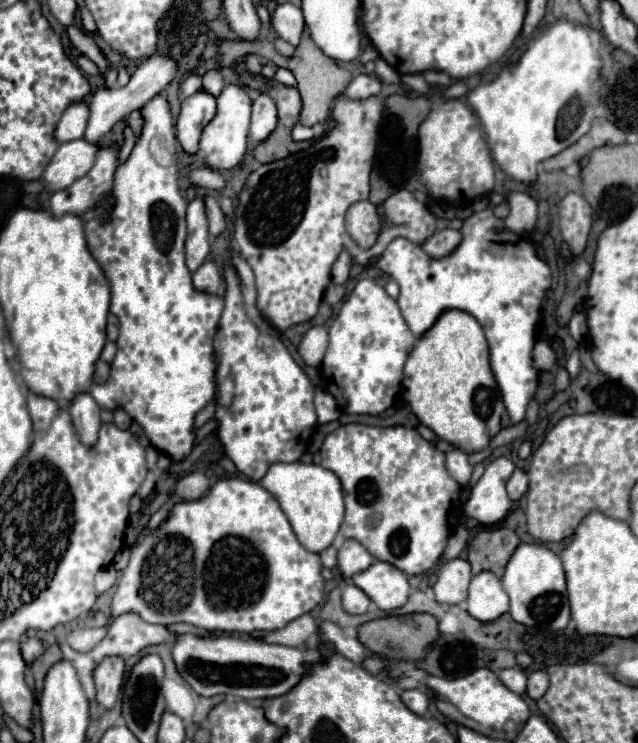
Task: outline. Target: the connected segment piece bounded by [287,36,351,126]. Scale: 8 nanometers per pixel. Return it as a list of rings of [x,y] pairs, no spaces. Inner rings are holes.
[[[309,36],[301,38],[301,44],[295,48],[293,58],[287,60],[287,70],[293,72],[293,76],[297,80],[297,90],[303,100],[303,108],[301,108],[301,116],[299,116],[299,122],[303,126],[313,126],[317,122],[327,120],[335,96],[341,94],[347,88],[347,84],[351,82],[351,72],[337,66],[335,60],[325,56]]]

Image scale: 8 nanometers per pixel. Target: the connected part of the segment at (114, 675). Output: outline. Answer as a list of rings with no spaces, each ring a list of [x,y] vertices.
[[[105,658],[97,668],[95,668],[95,702],[103,710],[111,710],[117,702],[121,684],[123,684],[123,674],[125,674],[125,662],[121,658]]]

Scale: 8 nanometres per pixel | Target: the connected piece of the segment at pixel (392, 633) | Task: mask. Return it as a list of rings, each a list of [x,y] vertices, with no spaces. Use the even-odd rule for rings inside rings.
[[[409,614],[403,618],[387,616],[373,622],[367,622],[359,628],[359,640],[375,654],[387,656],[391,660],[403,662],[417,662],[423,656],[423,650],[429,644],[435,644],[439,638],[439,624],[431,614]]]

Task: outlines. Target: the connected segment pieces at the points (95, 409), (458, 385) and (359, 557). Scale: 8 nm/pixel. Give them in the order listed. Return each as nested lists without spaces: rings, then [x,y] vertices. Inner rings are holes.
[[[79,392],[69,404],[69,414],[73,418],[81,442],[91,446],[97,440],[97,430],[101,426],[99,406],[95,404],[93,396],[89,392]]]
[[[445,310],[419,338],[405,364],[403,398],[421,424],[463,452],[483,450],[501,426],[503,398],[489,366],[489,344],[481,324],[463,310]]]
[[[345,540],[337,554],[337,566],[345,578],[367,570],[373,564],[373,556],[357,540]]]

